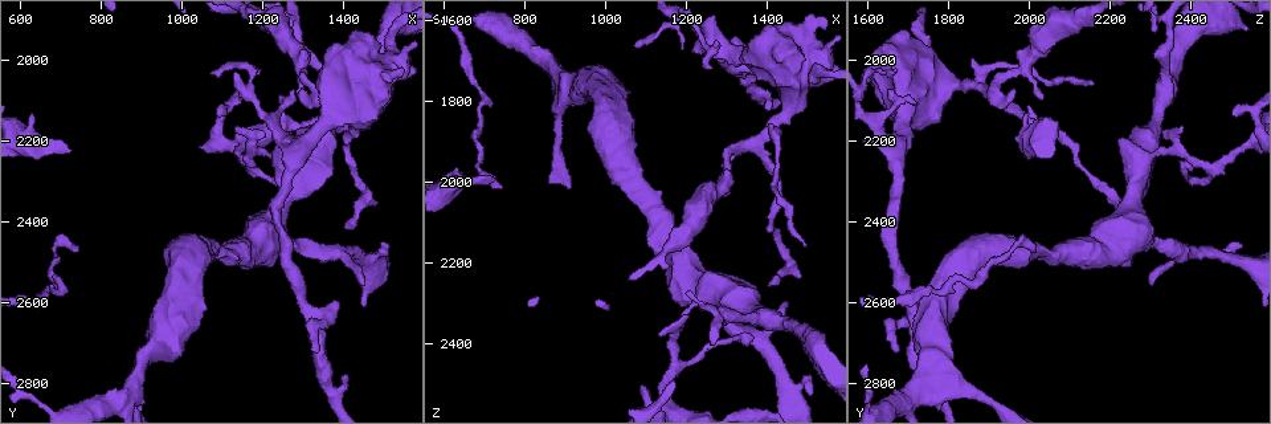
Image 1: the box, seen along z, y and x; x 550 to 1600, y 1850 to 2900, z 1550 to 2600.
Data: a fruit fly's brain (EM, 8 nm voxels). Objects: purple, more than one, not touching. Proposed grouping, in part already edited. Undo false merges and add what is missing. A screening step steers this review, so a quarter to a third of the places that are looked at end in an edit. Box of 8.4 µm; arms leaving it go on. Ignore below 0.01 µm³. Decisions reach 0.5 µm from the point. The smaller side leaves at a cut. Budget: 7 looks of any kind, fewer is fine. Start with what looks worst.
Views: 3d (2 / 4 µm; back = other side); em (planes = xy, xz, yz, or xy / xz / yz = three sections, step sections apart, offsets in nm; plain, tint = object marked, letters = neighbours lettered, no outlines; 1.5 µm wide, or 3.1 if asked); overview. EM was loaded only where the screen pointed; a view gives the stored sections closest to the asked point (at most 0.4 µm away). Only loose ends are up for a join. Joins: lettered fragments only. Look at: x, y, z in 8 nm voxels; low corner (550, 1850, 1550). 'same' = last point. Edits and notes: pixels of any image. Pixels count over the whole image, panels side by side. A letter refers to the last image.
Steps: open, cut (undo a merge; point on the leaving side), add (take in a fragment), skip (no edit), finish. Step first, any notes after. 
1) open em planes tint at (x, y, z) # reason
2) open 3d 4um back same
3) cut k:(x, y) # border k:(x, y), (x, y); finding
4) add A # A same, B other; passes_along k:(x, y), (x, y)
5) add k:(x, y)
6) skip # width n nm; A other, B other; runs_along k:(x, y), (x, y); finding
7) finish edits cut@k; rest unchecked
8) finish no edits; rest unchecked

open em planes letters at (725, 2225, 1985) # branch stops here

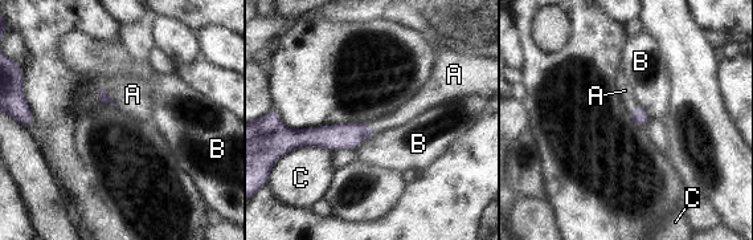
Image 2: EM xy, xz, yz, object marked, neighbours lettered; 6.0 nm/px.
add A # longest_contact C 220 nm; A same, B other, C other; it goes on there

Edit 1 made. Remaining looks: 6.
open em xy step 8 tint at (1270, 2105, 1720) # tapers out

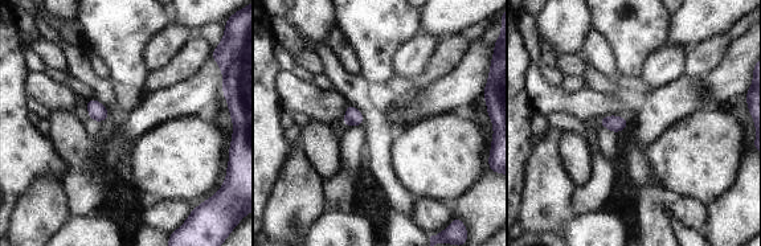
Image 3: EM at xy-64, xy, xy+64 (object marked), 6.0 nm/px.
open em planes letters same

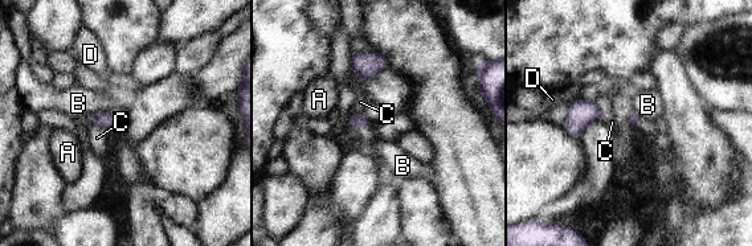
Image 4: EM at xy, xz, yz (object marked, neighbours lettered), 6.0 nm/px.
skip # longest_contact B 170 nm; A other, B other, C other, D other; border 4:(113, 113), (95, 113), (88, 121); none of them fits

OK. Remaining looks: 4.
open em planes tint at (1175, 2260, 2450) # abrupt turn

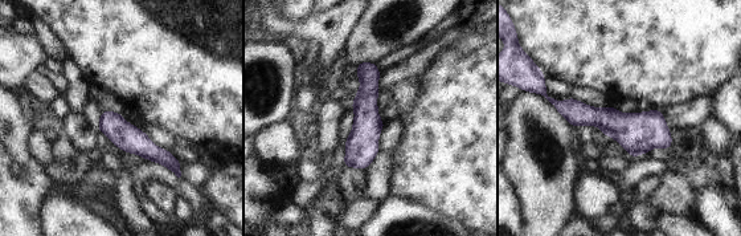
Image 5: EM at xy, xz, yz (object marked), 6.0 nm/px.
open em planes letters same

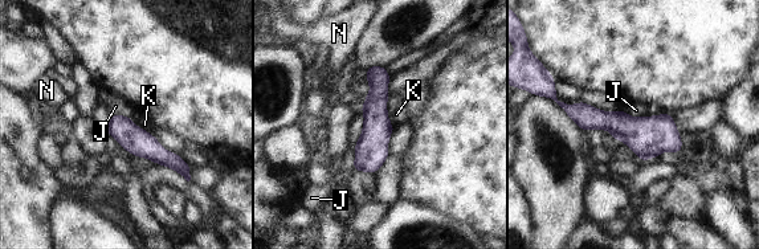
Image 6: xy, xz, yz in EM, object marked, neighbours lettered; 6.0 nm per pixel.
skip # J other, K other, N other; border 6:(388, 96), (387, 119), (395, 127); one neuron here

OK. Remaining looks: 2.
finish edits add@2; rest unchecked

